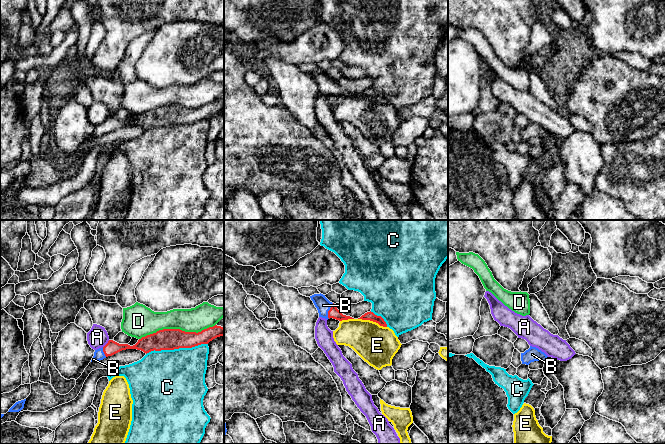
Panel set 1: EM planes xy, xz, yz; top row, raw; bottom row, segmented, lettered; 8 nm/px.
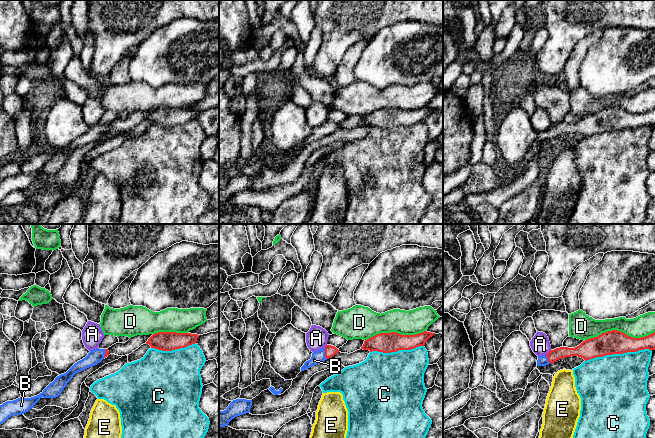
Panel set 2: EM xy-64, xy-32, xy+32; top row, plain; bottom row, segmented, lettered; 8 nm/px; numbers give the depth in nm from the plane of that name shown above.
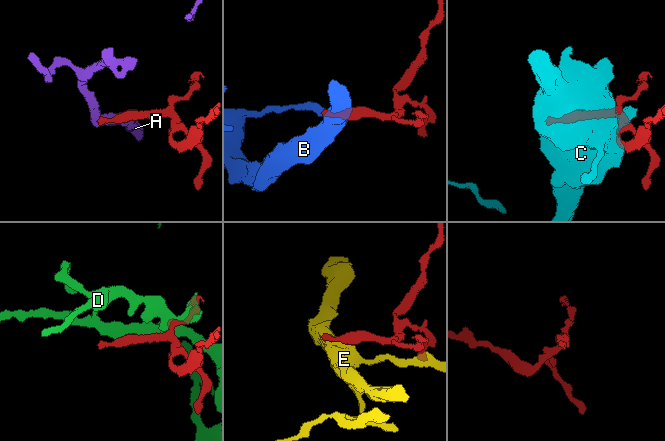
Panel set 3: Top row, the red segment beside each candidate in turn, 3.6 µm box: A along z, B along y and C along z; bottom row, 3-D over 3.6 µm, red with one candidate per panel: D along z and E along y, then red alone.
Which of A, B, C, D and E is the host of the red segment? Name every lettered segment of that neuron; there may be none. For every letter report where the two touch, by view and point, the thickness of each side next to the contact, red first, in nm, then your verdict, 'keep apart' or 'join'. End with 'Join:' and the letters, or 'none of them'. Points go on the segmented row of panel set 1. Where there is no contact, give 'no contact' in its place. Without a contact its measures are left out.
A: xy (106, 344) | 110/170 nm | keep apart
B: xz (328, 311) | 90/120 nm | join
C: xy (176, 348) | 180/480 nm | keep apart
D: xy (177, 329) | 180/200 nm | keep apart
E: xz (372, 320) | 70/320 nm | keep apart
Join: B

